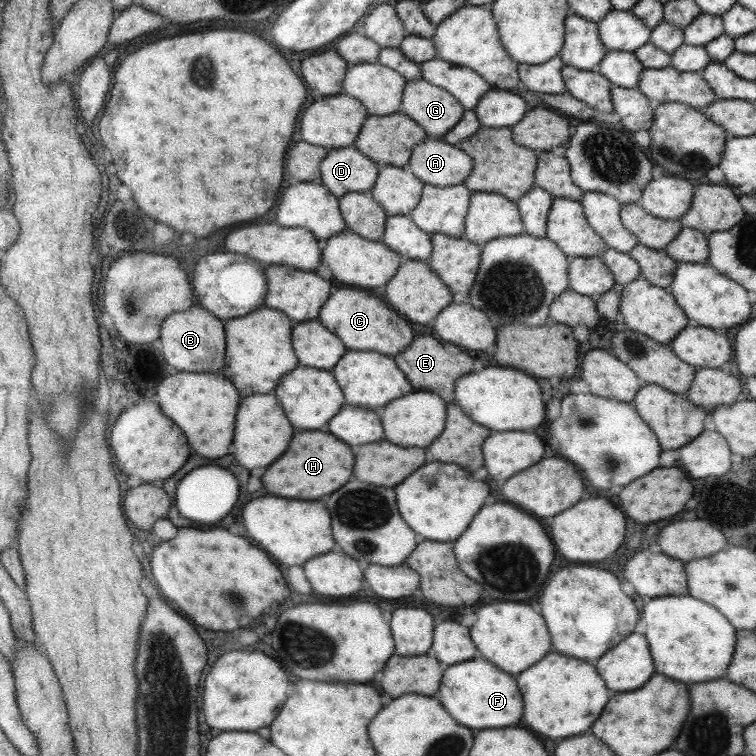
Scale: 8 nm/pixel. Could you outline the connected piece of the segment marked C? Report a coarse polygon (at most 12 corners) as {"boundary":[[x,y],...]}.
{"boundary":[[357,287],[332,290],[317,320],[349,350],[394,357],[405,317]]}

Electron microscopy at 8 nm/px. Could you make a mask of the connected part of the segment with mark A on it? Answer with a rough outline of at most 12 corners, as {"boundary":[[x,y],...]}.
{"boundary":[[437,138],[413,146],[406,169],[423,184],[461,184],[473,161]]}

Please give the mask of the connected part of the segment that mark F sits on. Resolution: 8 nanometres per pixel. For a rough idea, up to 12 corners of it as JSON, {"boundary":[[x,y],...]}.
{"boundary":[[487,660],[449,666],[433,698],[467,728],[521,720],[515,680]]}

